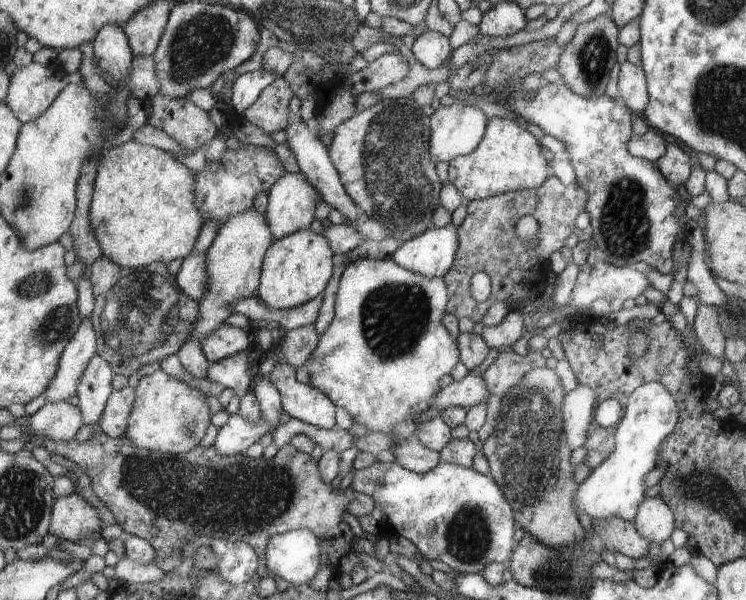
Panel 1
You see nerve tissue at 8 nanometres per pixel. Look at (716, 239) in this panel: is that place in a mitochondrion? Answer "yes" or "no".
no

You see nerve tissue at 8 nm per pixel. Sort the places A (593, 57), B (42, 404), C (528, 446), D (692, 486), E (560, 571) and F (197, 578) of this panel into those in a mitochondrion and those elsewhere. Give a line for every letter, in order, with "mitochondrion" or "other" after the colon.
A: mitochondrion
B: other
C: mitochondrion
D: mitochondrion
E: mitochondrion
F: other

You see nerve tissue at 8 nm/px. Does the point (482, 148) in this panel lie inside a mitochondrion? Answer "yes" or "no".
no

